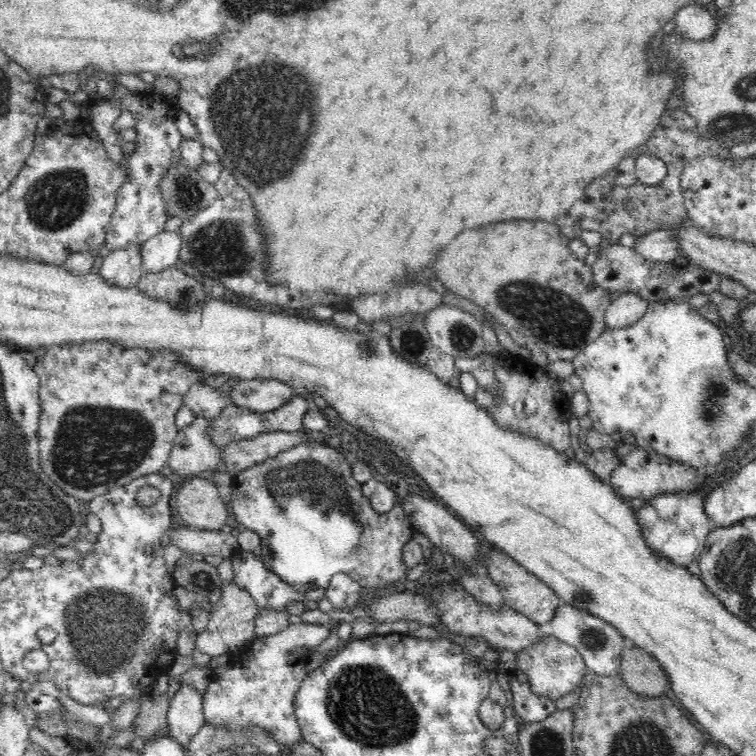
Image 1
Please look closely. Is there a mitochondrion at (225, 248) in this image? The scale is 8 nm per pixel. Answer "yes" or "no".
yes

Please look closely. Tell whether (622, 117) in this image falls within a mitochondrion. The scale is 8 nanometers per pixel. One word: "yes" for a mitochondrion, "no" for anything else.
no

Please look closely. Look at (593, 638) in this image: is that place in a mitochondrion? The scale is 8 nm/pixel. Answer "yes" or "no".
yes

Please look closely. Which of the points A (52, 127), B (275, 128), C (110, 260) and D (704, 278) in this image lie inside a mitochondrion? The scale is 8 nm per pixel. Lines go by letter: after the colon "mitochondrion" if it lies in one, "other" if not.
A: other
B: mitochondrion
C: other
D: other

